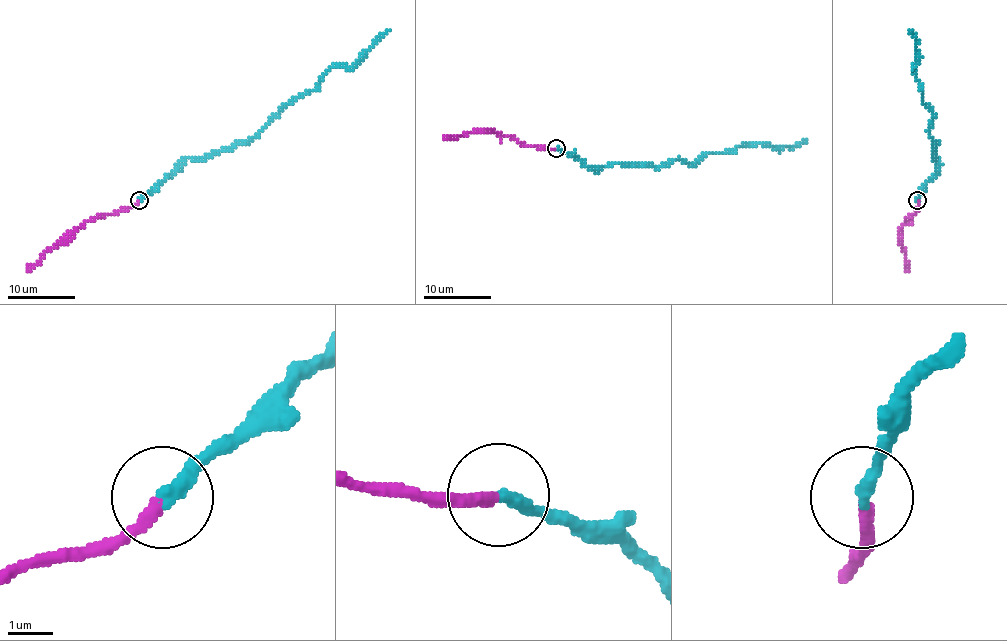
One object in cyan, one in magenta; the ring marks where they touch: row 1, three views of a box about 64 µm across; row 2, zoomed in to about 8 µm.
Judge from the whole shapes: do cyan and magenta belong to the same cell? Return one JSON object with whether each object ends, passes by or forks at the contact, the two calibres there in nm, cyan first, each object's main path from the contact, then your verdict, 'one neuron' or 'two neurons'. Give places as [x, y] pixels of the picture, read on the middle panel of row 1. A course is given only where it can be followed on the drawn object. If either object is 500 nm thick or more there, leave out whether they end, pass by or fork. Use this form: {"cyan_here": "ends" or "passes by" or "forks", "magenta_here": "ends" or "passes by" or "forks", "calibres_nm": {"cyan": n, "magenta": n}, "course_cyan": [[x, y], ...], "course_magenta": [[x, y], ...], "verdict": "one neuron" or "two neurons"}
{"cyan_here": "ends", "magenta_here": "ends", "calibres_nm": {"cyan": 320, "magenta": 280}, "course_cyan": [[555, 148], [589, 167], [663, 167], [748, 143], [795, 147], [805, 140]], "course_magenta": [[555, 148], [530, 147], [508, 135], [493, 132], [466, 132], [461, 137], [443, 138]], "verdict": "one neuron"}

